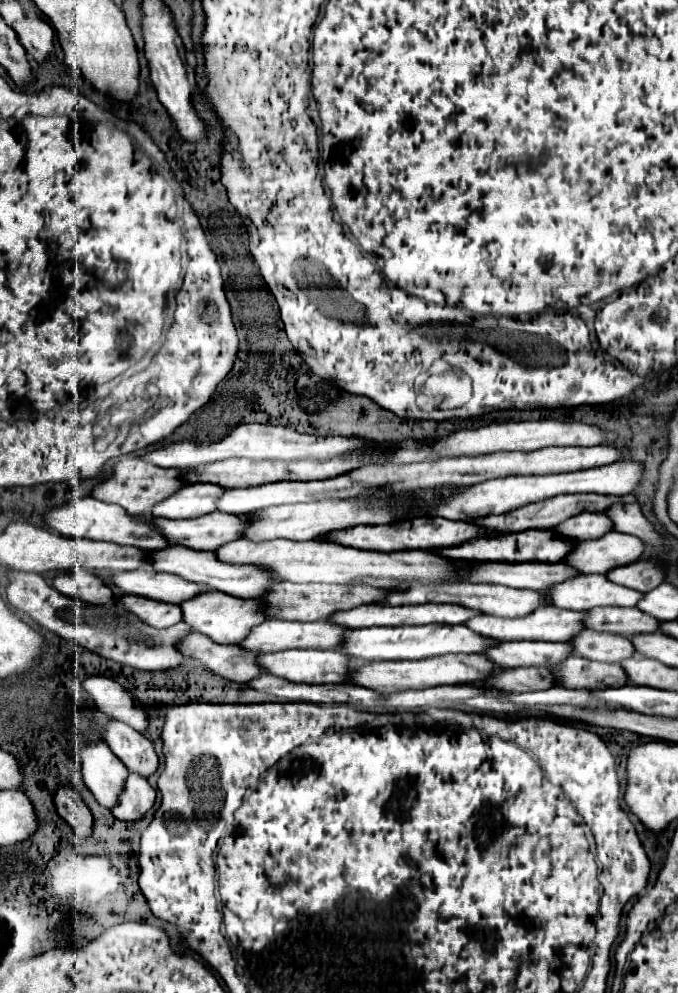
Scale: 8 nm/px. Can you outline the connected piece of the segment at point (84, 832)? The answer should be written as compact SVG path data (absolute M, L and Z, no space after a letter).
M61 787L55 793L55 807L57 813L73 827L73 831L81 837L87 839L93 833L93 815L89 807L83 803L81 795L71 789L71 787Z

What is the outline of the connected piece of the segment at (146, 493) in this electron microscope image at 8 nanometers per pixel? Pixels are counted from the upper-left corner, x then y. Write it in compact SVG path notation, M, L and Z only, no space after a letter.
M127 455L113 465L113 475L95 487L91 491L91 497L105 503L121 505L131 515L137 515L137 513L141 515L141 513L151 513L153 505L157 505L159 501L165 501L167 497L171 497L171 493L177 493L179 489L183 489L183 485L187 485L187 481L179 479L179 469L163 469L143 461L137 455Z

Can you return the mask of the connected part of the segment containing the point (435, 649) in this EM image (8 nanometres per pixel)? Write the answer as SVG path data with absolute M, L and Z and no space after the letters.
M421 625L421 627L371 627L371 629L353 629L345 633L343 653L363 659L363 661L395 661L395 659L427 659L435 655L447 653L479 653L483 645L487 645L491 637L479 637L479 633L471 633L465 625Z

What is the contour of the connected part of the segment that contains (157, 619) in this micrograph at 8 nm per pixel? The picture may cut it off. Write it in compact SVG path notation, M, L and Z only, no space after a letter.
M125 595L121 599L125 603L125 609L141 617L143 623L153 625L157 629L171 627L183 619L183 609L173 603L165 601L151 601L147 597L135 597L135 595Z

